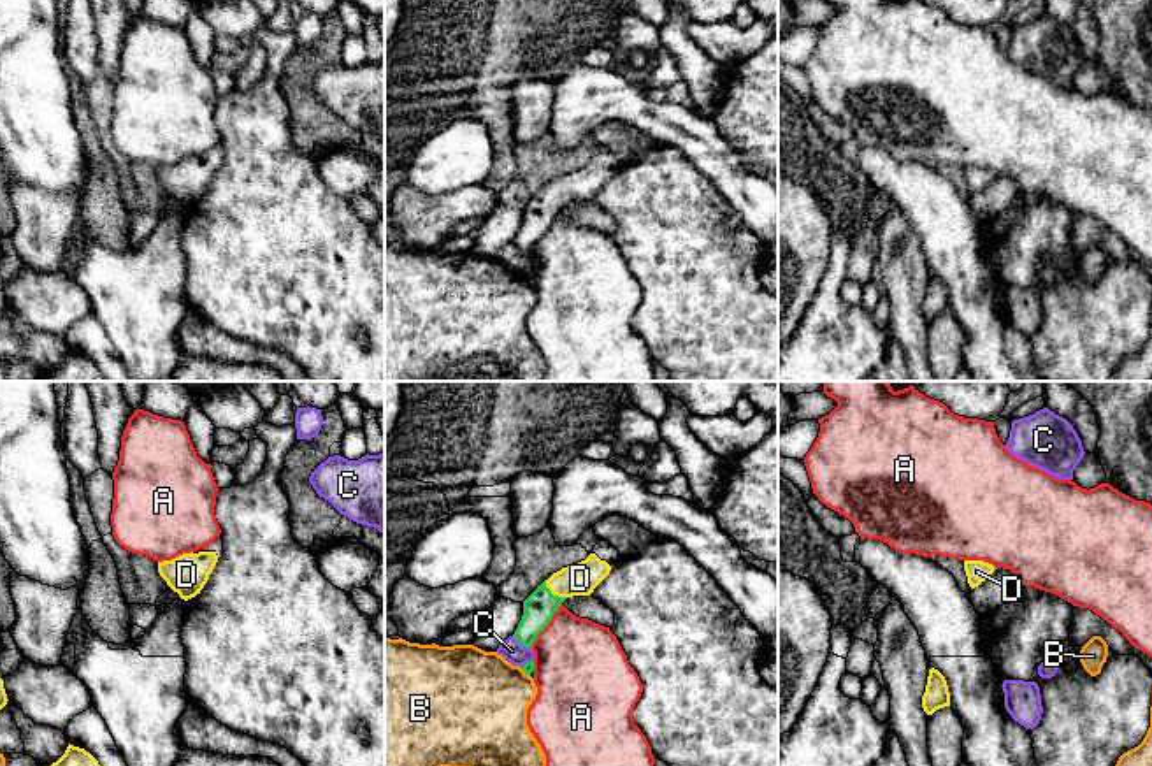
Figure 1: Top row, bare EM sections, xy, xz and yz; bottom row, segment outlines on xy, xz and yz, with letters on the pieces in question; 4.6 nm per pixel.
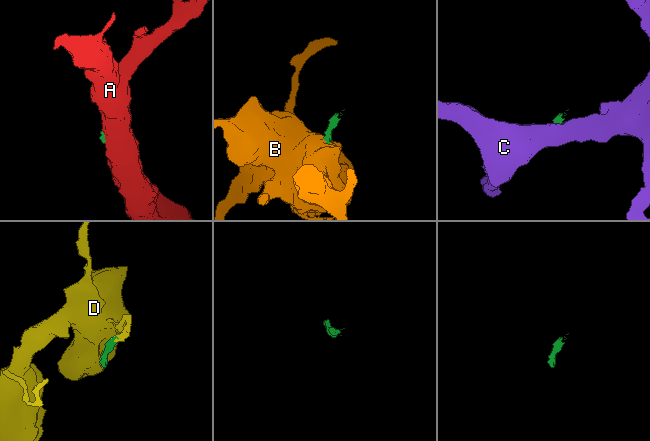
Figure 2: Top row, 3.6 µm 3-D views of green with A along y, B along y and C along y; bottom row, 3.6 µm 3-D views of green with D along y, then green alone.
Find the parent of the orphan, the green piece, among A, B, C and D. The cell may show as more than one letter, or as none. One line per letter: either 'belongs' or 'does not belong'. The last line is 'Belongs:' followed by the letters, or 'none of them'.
A: does not belong
B: does not belong
C: does not belong
D: belongs
Belongs: D

